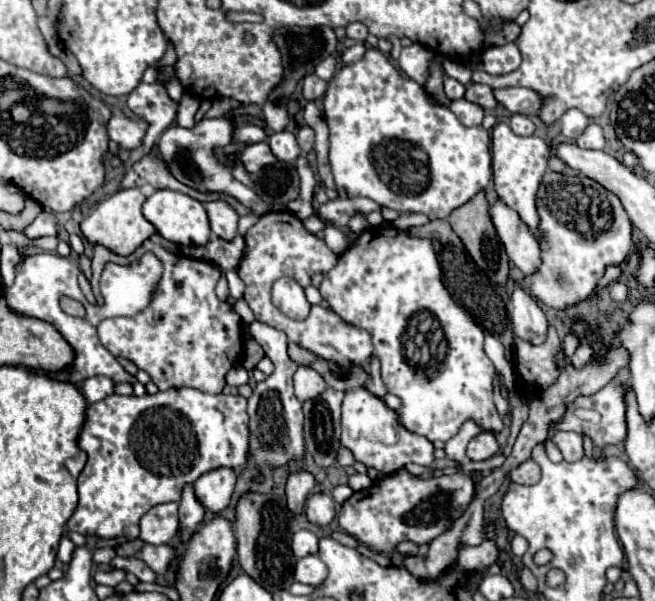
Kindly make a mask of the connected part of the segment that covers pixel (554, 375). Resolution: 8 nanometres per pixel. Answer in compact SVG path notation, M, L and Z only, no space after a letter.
M548 325L546 341L542 345L526 343L524 339L514 339L516 349L516 375L518 379L528 379L528 391L542 391L558 379L556 353L562 349L562 341L552 325Z

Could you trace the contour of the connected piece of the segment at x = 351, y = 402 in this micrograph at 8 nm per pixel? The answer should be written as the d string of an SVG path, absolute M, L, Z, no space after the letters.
M366 389L348 391L342 403L342 445L348 447L356 461L362 461L366 467L374 467L384 475L392 475L402 469L406 463L432 465L434 447L426 437L414 435L400 425L398 415L388 409L382 399L372 397Z

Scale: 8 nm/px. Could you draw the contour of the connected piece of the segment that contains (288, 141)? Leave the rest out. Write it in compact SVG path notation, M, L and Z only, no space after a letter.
M280 131L280 133L270 135L268 145L270 145L272 153L280 161L286 161L286 163L296 161L300 157L300 153L302 153L302 149L298 147L298 141L296 141L294 133L290 133L290 131Z

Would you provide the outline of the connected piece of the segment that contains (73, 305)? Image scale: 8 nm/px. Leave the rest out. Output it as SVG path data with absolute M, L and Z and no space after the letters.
M62 296L60 298L60 306L64 312L72 316L84 316L85 309L81 303L69 298L67 296Z

